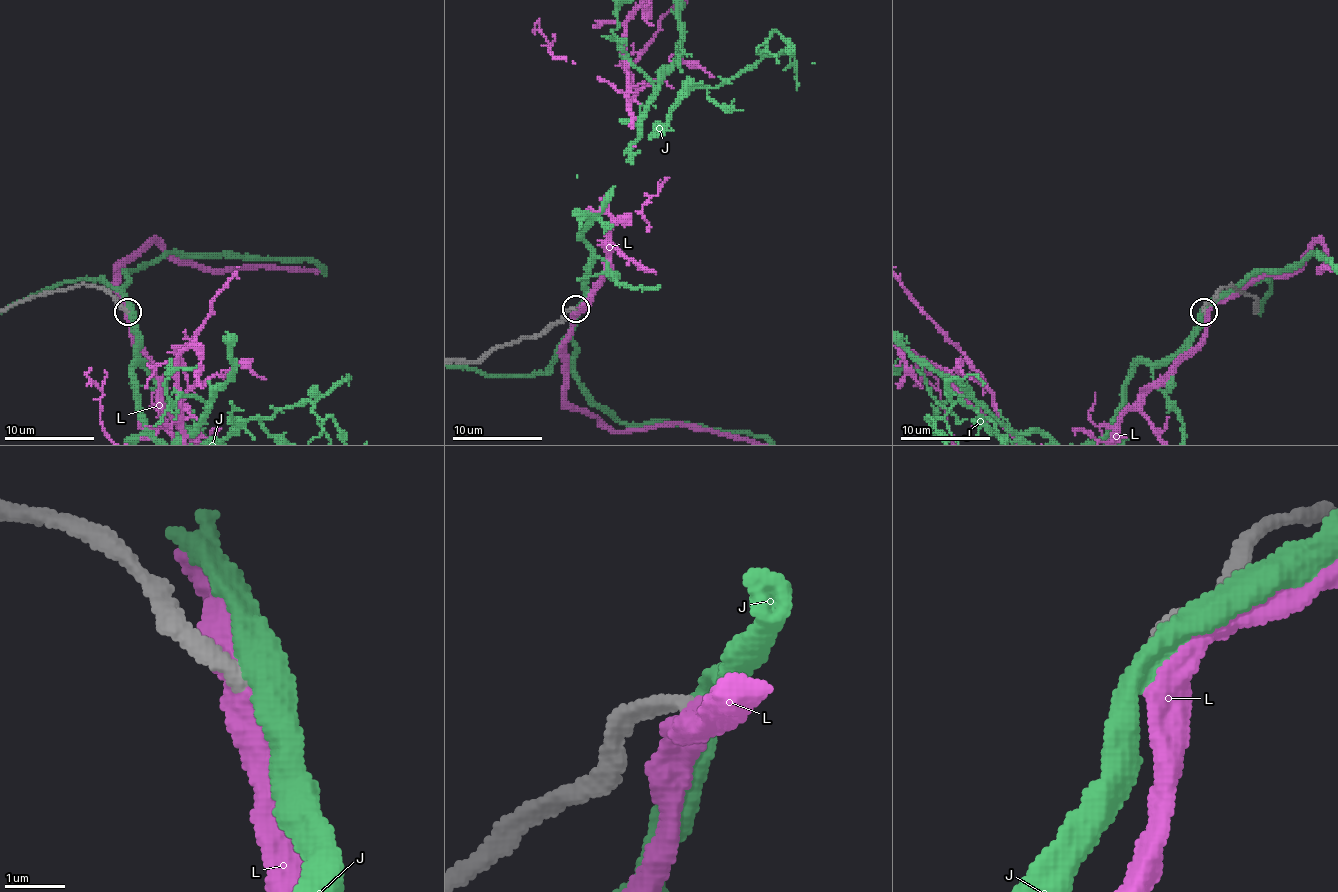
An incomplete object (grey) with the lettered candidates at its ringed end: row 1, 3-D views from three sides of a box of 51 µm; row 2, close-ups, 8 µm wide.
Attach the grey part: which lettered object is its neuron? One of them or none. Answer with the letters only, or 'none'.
L

